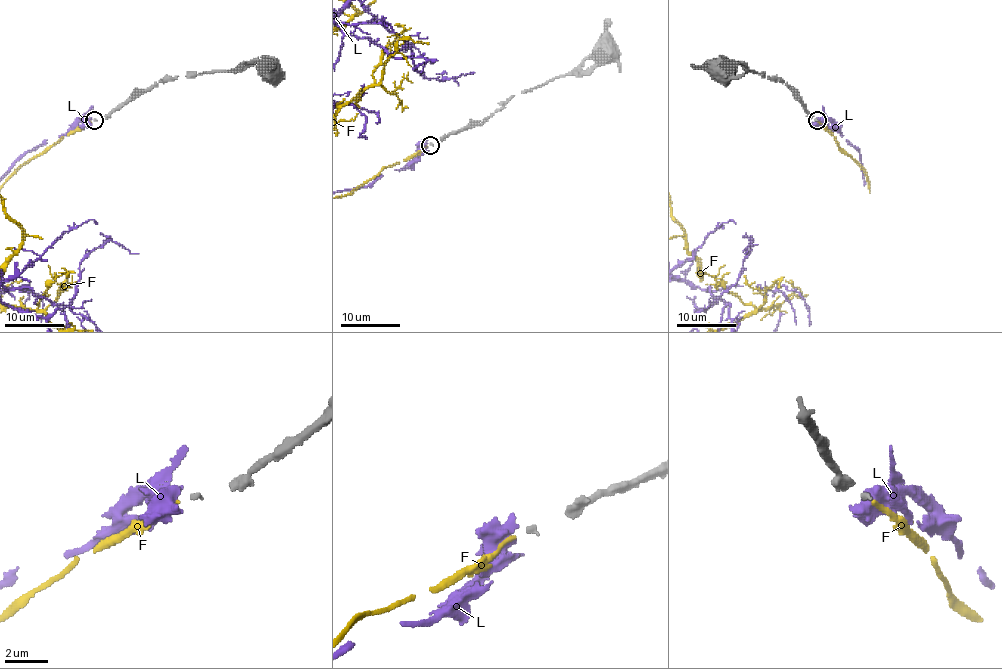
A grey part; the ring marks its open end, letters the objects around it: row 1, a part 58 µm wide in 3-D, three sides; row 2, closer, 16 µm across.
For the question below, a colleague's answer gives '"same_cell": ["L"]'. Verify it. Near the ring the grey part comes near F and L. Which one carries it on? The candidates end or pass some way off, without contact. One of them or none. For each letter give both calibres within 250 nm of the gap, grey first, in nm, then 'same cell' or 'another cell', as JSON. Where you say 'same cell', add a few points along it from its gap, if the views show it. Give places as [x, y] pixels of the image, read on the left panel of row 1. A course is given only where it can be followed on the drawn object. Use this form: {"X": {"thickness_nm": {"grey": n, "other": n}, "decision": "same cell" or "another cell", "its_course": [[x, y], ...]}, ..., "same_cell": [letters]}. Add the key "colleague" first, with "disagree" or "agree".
{"colleague": "disagree", "F": {"thickness_nm": {"grey": 200, "other": 200}, "decision": "same cell"}, "L": {"thickness_nm": {"grey": 200, "other": 360}, "decision": "another cell"}, "same_cell": ["F"]}

